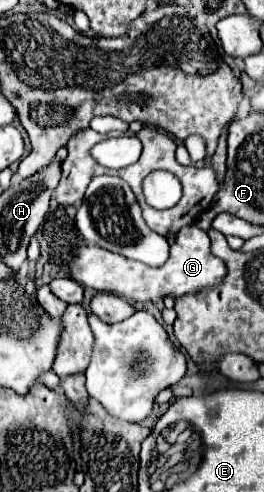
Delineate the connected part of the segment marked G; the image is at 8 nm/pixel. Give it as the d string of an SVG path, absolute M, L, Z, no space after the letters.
M188 225L178 231L174 245L170 245L170 257L162 267L148 267L120 253L112 253L96 245L84 245L84 247L78 247L76 257L70 263L70 273L72 273L72 279L84 287L92 287L104 293L114 293L128 301L154 303L164 297L178 299L188 293L200 293L202 289L220 285L226 277L226 263L220 257L212 255L210 239L206 231L198 229L196 225Z

